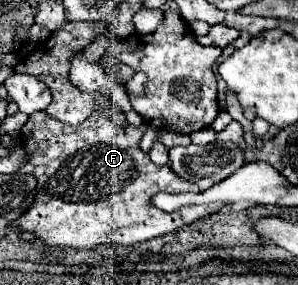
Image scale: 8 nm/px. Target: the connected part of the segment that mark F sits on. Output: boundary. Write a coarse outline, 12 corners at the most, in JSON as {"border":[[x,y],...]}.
{"border":[[39,111],[21,141],[37,199],[17,227],[49,247],[131,245],[221,209],[157,167],[103,111]]}

